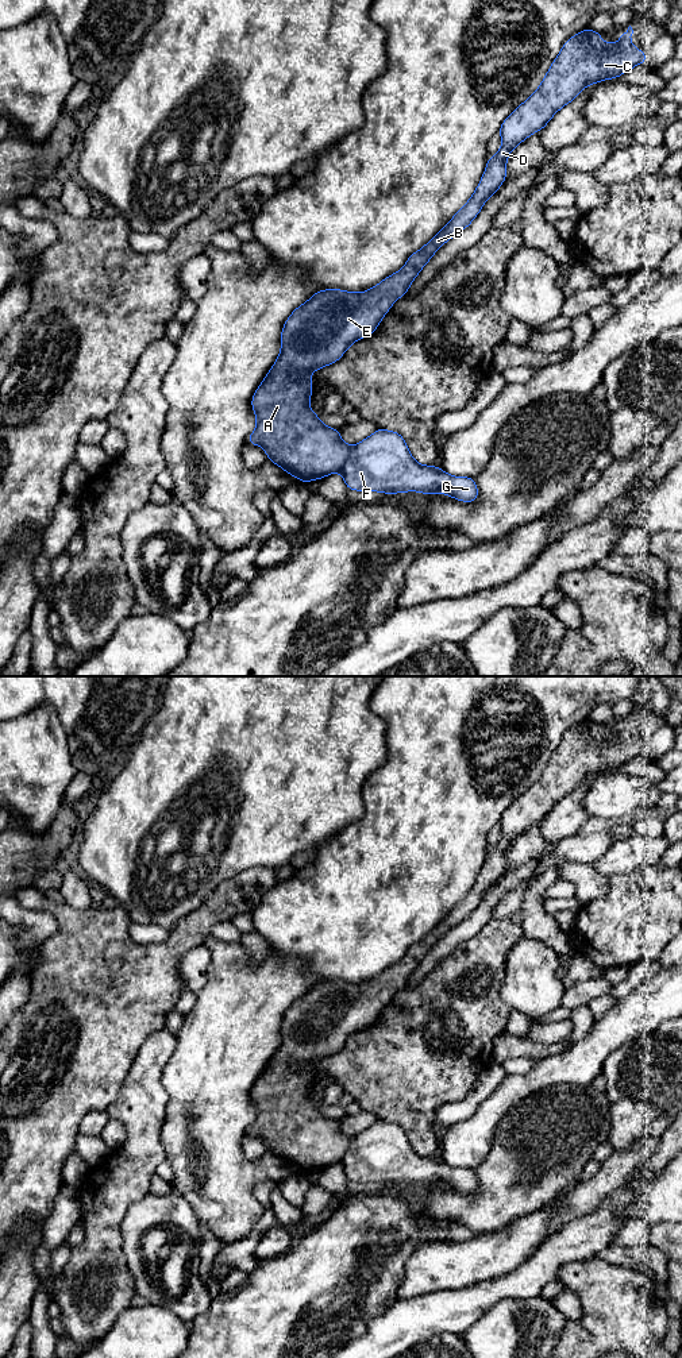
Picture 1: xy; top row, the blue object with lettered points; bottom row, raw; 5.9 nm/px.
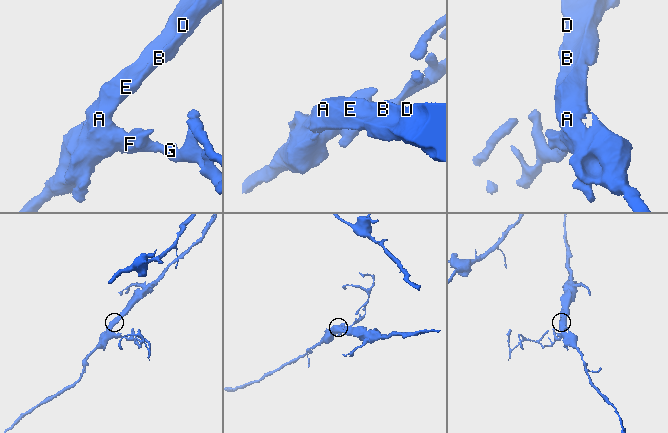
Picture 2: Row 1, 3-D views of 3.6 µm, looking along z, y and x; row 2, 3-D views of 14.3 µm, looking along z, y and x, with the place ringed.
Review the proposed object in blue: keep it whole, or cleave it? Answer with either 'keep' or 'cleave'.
cleave

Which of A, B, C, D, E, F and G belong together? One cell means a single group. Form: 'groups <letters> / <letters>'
groups A B C D E / F G

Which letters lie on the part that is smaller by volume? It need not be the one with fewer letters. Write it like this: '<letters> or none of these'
F, G

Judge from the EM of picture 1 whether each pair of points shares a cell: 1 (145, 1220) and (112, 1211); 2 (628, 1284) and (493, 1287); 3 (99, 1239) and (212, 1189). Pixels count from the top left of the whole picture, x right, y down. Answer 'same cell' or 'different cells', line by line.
1: different cells
2: different cells
3: different cells

